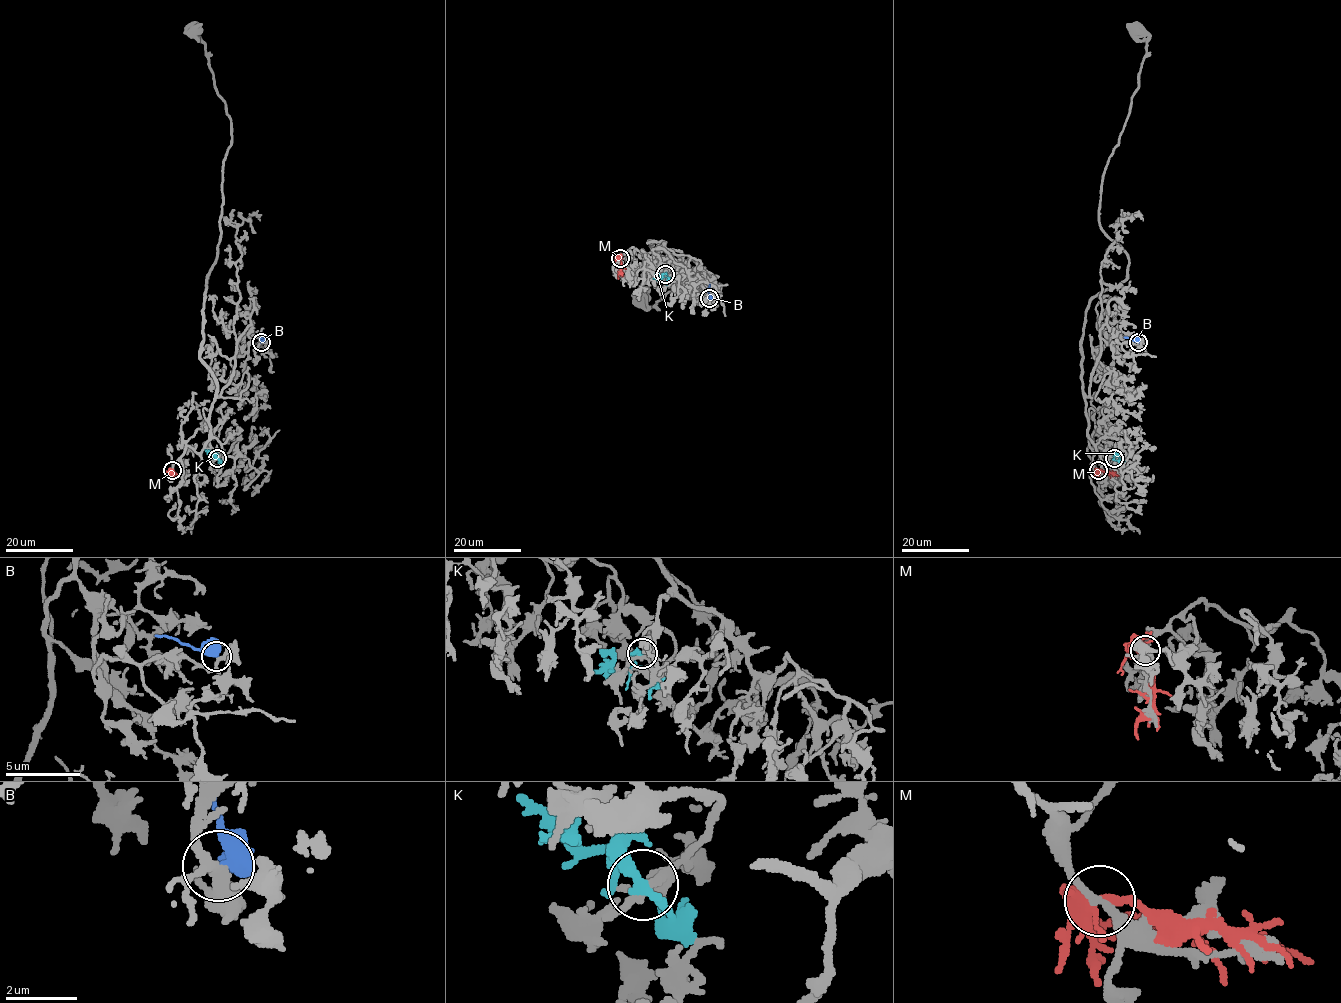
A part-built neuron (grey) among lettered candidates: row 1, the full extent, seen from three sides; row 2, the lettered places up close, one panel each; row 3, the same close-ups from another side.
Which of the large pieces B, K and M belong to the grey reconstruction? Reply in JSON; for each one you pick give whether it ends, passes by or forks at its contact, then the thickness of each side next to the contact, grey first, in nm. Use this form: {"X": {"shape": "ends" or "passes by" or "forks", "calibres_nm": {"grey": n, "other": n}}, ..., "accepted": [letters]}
{"accepted": []}

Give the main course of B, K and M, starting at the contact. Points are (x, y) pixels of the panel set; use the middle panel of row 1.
B: (709, 298), (710, 284)
K: (665, 274), (661, 278), (653, 278)
M: (620, 258), (618, 278)

